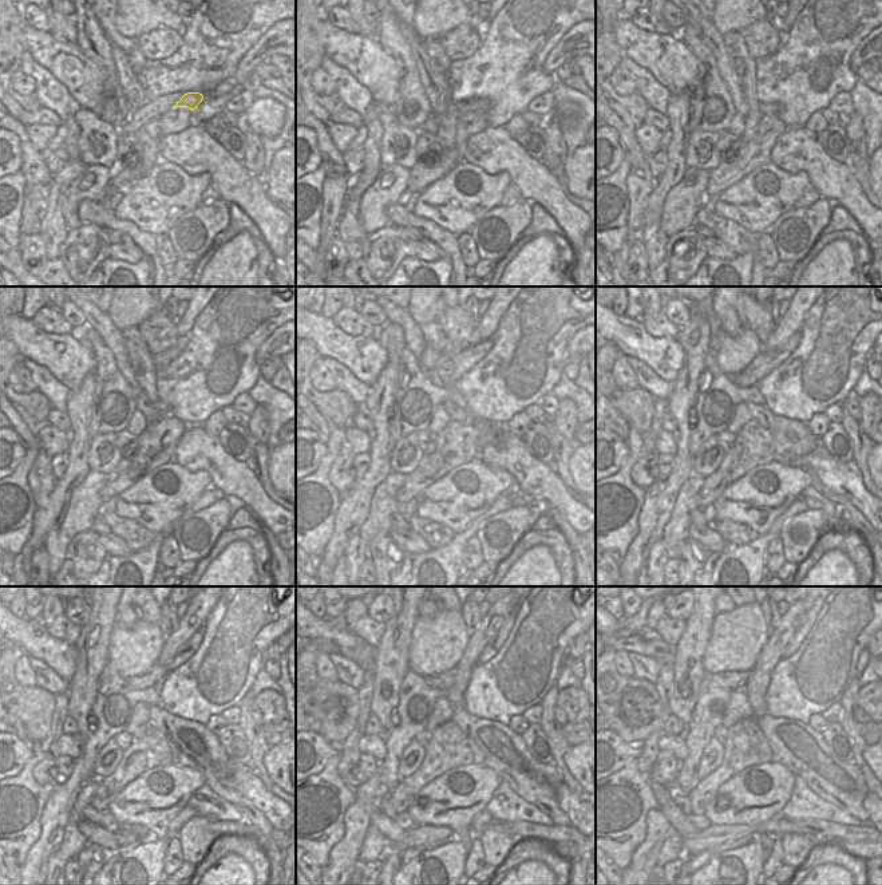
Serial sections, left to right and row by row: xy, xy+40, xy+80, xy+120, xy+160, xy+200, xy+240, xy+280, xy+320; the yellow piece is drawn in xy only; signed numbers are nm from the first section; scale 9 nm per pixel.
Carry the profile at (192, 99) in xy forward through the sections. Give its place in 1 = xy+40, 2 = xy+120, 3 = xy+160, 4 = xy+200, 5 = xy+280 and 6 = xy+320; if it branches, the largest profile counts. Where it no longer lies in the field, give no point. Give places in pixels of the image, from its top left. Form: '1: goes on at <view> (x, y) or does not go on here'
1: goes on at xy+40 (475, 105)
2: goes on at xy+120 (162, 407)
3: goes on at xy+160 (418, 396)
4: goes on at xy+200 (718, 398)
5: goes on at xy+280 (416, 699)
6: goes on at xy+320 (710, 710)

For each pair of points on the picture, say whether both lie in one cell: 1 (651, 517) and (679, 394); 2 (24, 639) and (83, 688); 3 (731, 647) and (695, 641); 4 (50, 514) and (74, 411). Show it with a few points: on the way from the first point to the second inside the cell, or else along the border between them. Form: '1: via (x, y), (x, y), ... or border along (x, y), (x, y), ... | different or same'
1: via (671, 486), (683, 469), (683, 425) | same
2: border along (75, 647), (75, 672), (70, 680) | different
3: border along (716, 615), (701, 660), (704, 672) | different
4: via (63, 489), (76, 471), (79, 437) | same

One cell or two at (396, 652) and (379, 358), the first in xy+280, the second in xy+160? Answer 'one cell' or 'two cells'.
two cells

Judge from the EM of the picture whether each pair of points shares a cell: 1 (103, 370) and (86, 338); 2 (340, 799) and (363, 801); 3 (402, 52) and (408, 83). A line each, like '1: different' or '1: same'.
1: different
2: different
3: same

